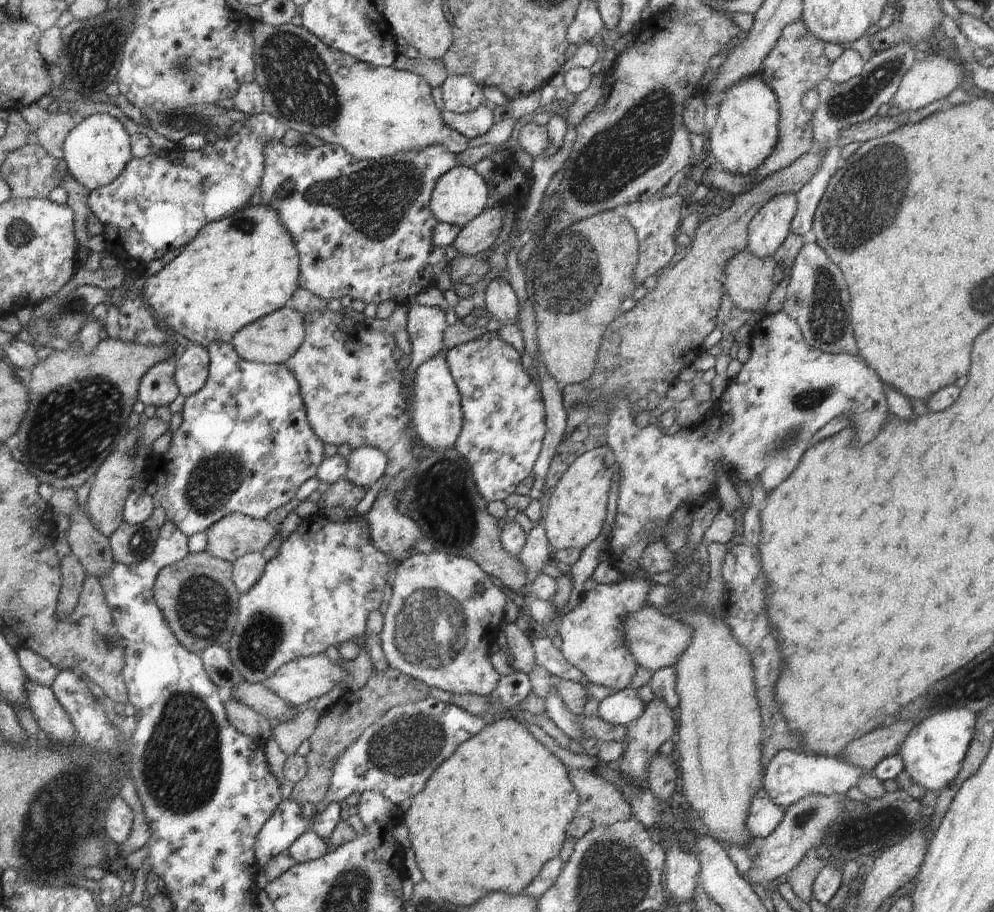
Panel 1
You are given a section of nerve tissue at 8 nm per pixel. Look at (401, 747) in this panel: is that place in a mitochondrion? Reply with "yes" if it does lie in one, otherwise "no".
yes

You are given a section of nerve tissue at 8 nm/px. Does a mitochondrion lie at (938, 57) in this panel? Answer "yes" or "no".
no

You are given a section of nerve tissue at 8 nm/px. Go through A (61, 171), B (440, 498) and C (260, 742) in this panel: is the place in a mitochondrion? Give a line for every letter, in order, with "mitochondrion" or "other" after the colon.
A: other
B: mitochondrion
C: other

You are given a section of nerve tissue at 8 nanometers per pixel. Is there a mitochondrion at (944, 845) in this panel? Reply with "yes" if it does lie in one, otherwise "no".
no

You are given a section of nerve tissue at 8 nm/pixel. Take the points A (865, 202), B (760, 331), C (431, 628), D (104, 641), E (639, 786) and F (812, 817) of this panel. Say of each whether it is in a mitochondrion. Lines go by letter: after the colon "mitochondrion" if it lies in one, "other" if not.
A: mitochondrion
B: other
C: mitochondrion
D: mitochondrion
E: other
F: mitochondrion

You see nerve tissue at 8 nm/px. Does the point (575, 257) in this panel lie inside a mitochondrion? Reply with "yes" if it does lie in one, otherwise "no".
yes

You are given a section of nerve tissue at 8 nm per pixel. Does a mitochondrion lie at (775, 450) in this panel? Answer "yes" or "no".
yes

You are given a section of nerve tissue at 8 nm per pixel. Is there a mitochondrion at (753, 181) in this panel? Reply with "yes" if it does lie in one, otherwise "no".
no

